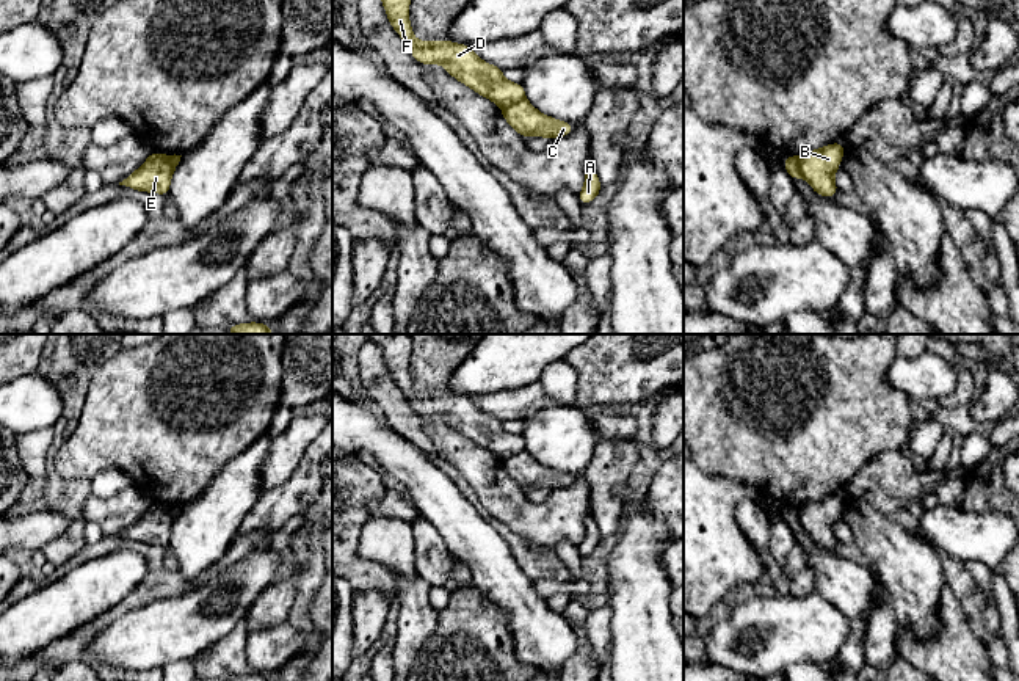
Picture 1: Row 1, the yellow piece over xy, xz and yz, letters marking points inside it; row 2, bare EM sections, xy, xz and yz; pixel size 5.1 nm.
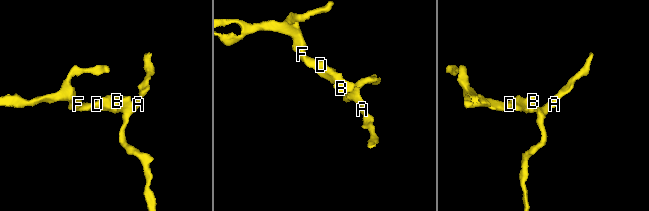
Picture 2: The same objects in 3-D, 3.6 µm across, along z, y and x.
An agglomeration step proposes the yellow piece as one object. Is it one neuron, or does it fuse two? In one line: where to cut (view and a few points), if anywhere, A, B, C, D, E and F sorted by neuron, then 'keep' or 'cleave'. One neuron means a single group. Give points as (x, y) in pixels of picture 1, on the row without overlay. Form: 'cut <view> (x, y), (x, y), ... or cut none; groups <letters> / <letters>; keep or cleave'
cut xz (524, 449), (502, 460); groups A B C / D E F; cleave

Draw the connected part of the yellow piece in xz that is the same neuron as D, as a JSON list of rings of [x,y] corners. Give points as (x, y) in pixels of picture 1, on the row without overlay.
[[[368,334],[368,337],[381,347],[392,380],[420,416],[444,416],[453,430],[502,460],[525,450],[522,435],[508,433],[502,419],[484,414],[469,397],[453,392],[417,392],[409,375],[412,340],[408,334]]]

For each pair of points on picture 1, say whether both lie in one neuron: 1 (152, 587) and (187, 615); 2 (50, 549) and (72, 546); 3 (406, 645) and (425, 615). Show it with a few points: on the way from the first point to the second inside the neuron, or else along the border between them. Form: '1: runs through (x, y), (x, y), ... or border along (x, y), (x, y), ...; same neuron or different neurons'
1: border along (199, 584), (174, 595), (160, 597), (130, 612); different neurons
2: runs through (55, 549), (68, 546); same neuron
3: runs through (409, 637), (417, 623); same neuron

